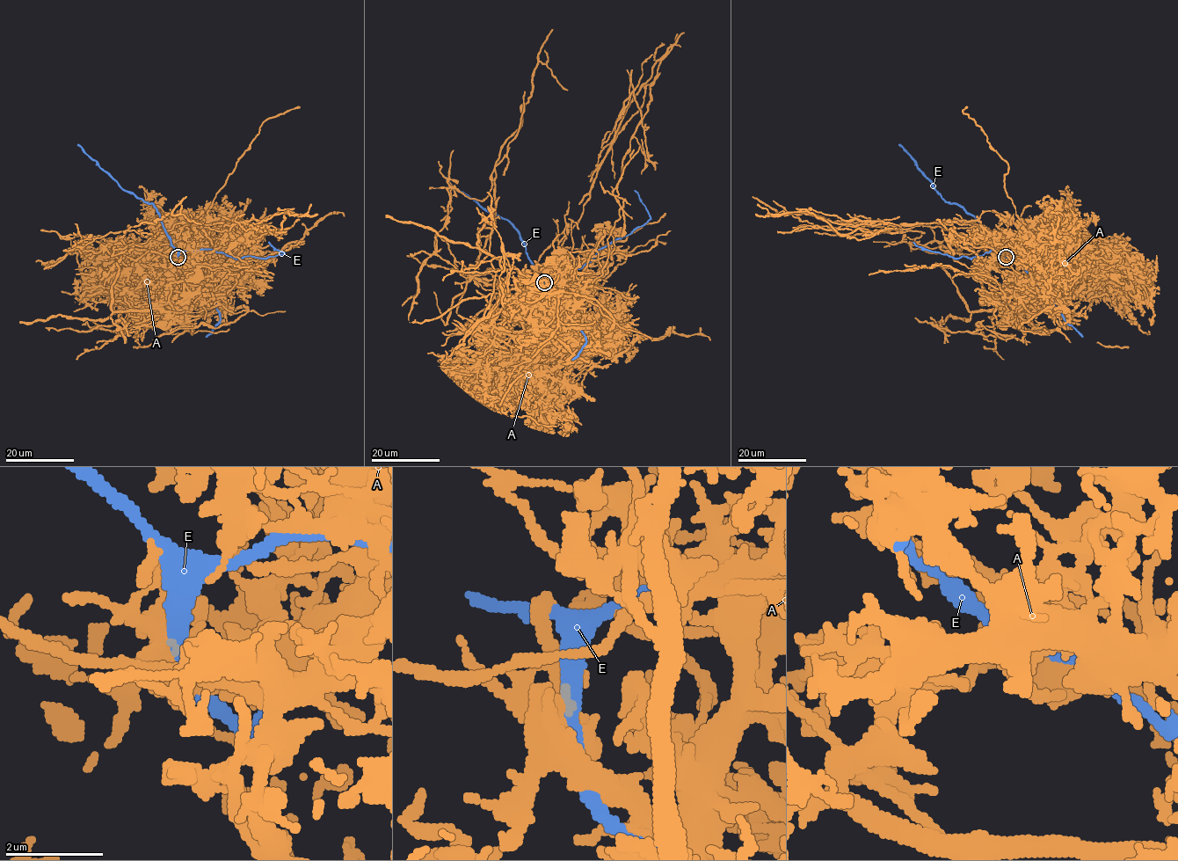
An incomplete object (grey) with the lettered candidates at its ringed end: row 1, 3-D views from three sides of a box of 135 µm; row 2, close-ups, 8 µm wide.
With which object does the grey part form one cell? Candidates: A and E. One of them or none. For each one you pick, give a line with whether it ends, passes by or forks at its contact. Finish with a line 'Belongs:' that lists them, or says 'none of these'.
E: it passes by
Belongs: E

